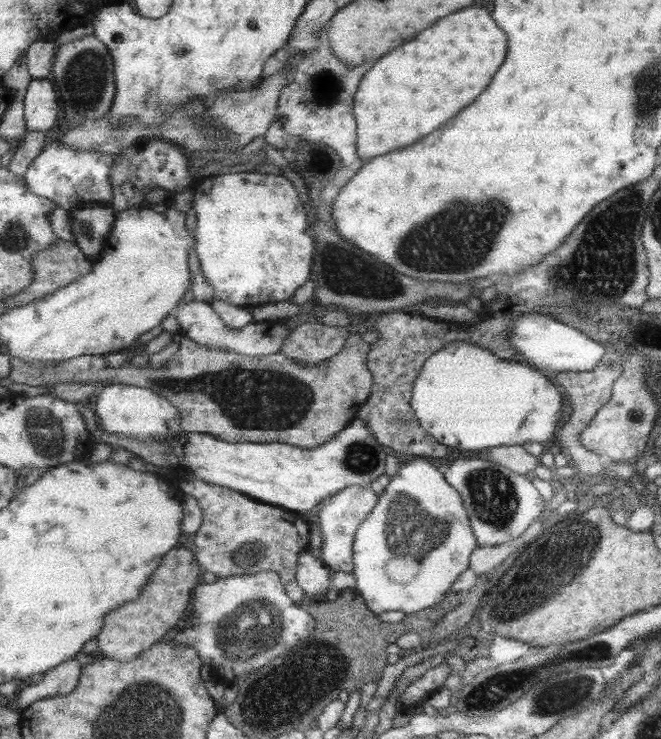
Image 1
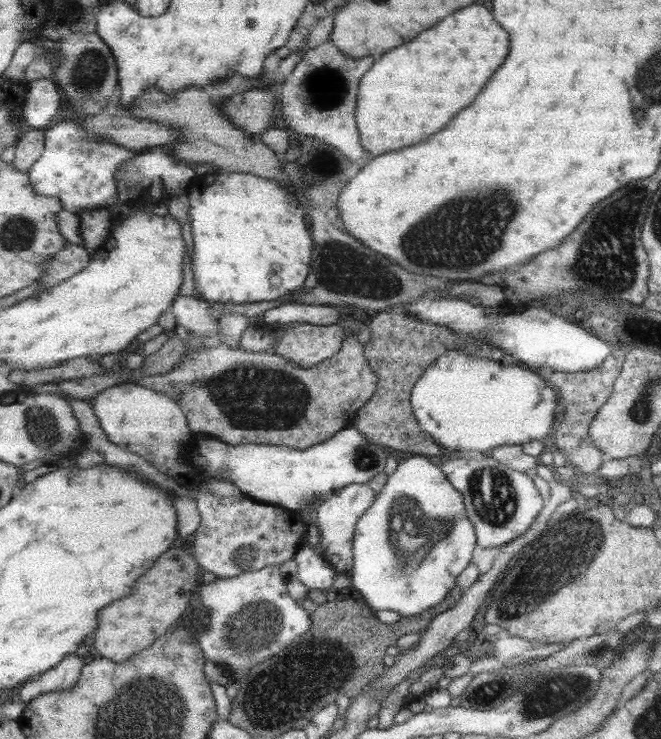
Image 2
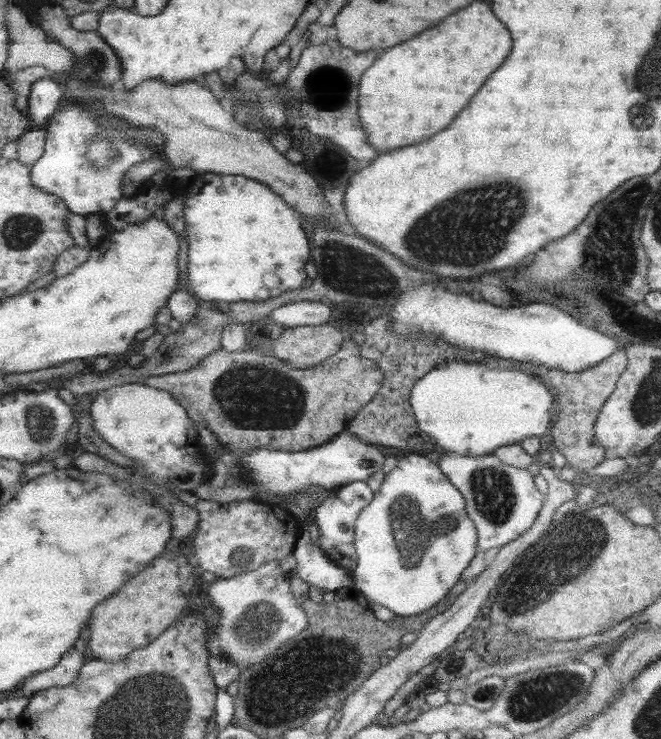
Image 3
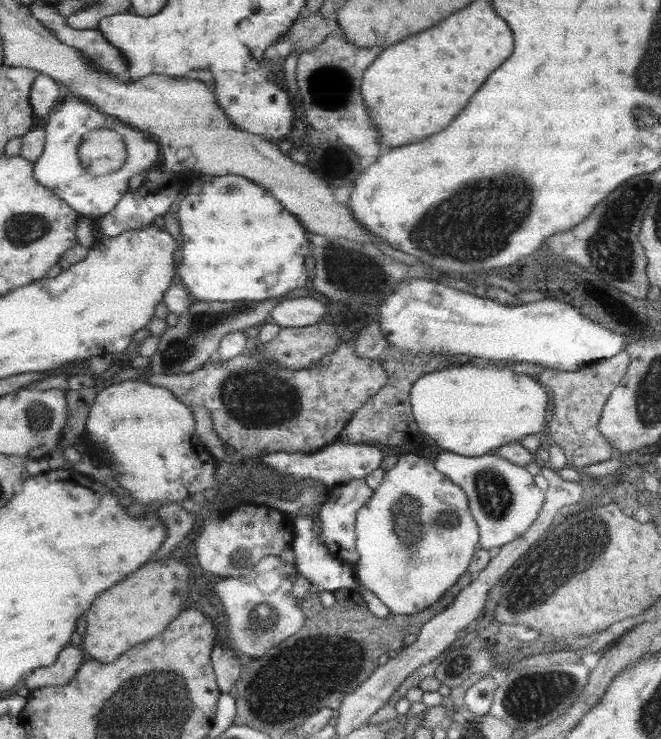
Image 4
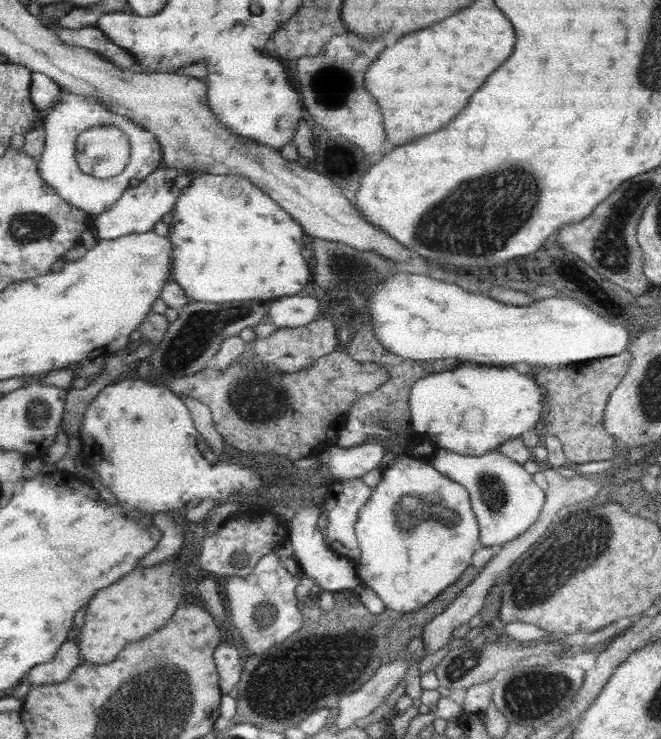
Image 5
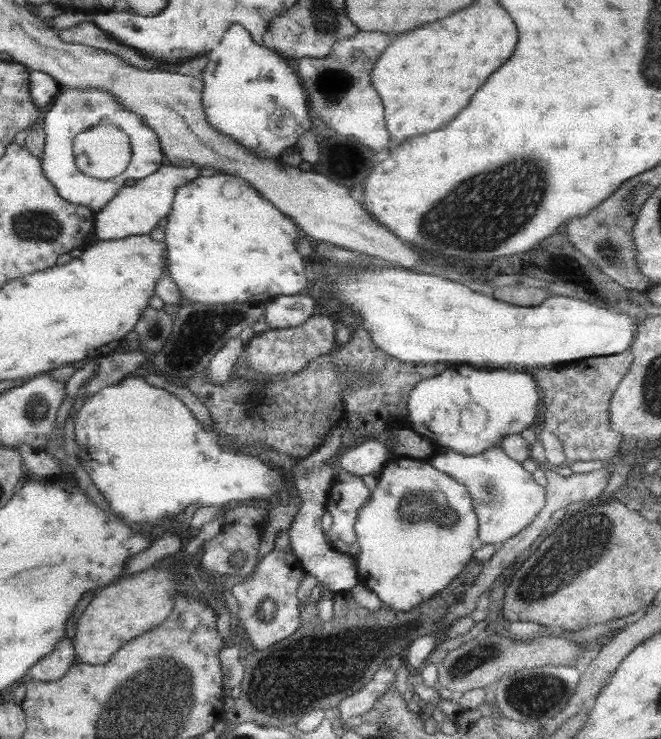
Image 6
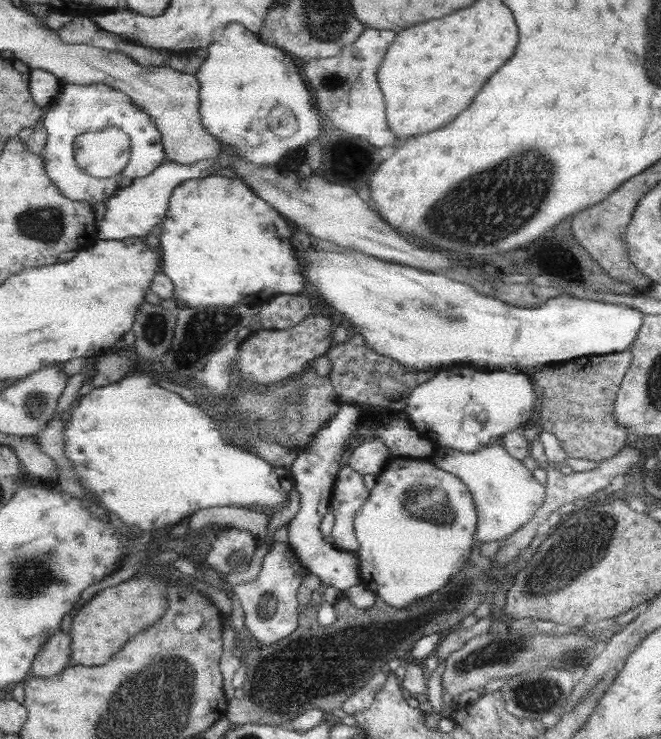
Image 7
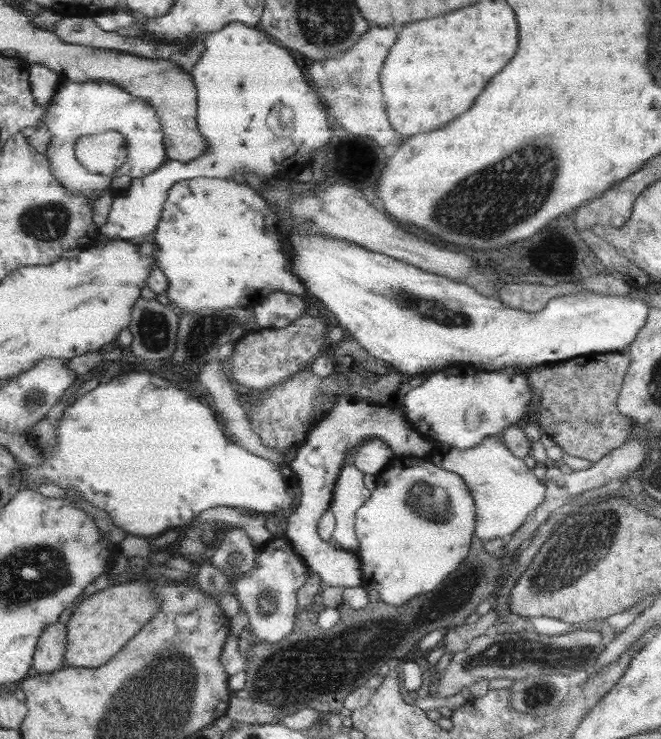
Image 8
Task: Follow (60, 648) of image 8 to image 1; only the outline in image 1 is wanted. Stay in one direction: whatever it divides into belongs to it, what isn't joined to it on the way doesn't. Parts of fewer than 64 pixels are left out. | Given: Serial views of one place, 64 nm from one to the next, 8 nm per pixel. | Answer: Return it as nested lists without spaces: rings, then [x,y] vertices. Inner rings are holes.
[[[75,658],[54,666],[53,669],[43,673],[43,678],[39,683],[24,686],[24,689],[16,694],[18,707],[24,710],[40,699],[72,692],[78,684],[81,672],[82,665]]]

